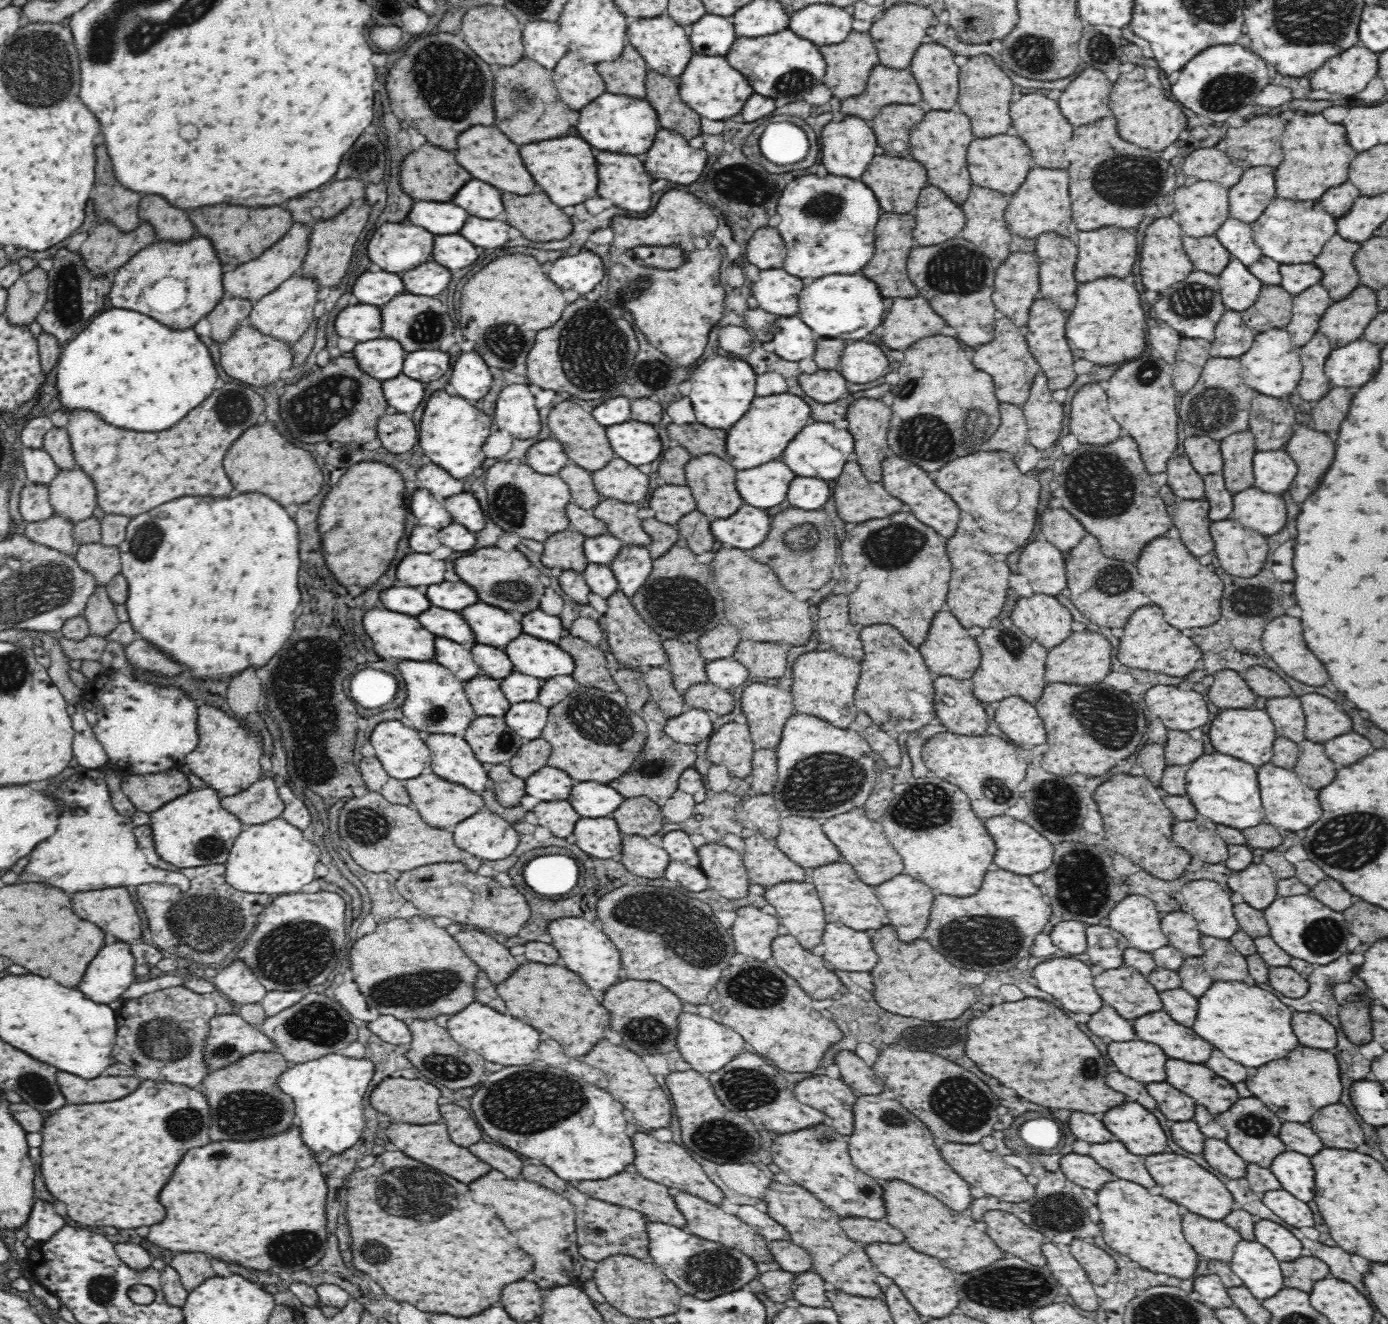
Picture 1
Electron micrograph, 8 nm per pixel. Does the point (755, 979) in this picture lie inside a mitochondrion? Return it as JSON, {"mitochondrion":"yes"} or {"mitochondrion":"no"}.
{"mitochondrion":"yes"}

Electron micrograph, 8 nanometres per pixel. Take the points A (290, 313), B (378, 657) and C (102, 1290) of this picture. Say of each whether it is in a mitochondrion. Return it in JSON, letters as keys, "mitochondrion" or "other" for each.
{"A":"other","B":"other","C":"mitochondrion"}

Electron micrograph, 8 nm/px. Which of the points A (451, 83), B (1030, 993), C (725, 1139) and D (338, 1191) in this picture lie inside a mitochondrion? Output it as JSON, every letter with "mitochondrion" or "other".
{"A":"mitochondrion","B":"other","C":"mitochondrion","D":"other"}

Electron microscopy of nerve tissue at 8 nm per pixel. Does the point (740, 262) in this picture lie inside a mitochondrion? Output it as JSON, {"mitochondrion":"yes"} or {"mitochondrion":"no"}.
{"mitochondrion":"no"}

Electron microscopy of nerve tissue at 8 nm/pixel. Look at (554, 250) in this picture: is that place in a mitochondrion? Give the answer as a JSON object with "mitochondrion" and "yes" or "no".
{"mitochondrion":"no"}

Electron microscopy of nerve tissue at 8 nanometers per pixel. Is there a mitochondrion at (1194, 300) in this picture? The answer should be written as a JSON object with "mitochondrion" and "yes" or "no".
{"mitochondrion":"yes"}

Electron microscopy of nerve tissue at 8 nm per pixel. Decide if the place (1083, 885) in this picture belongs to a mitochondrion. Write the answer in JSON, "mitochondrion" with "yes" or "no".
{"mitochondrion":"yes"}

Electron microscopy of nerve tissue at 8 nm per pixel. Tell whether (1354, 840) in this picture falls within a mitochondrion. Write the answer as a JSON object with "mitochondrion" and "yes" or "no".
{"mitochondrion":"yes"}

